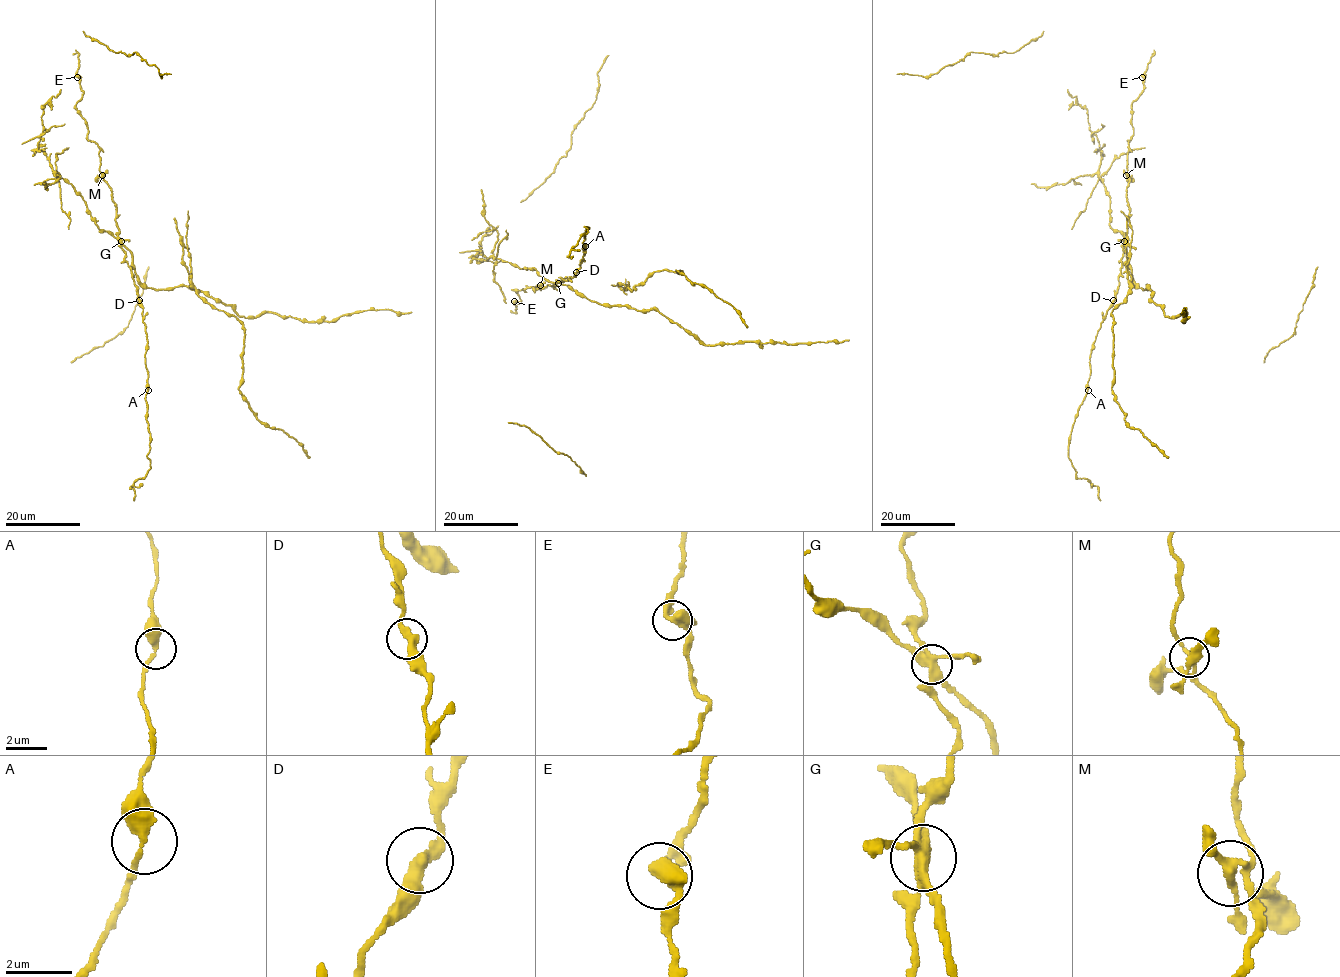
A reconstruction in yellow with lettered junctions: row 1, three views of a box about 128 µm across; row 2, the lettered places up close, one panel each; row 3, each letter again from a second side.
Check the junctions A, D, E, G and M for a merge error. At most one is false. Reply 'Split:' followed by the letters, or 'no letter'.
Split: G

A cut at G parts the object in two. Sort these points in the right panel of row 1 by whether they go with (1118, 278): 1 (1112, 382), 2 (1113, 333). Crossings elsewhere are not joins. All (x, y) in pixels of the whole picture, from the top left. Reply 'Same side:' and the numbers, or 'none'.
Same side: none

